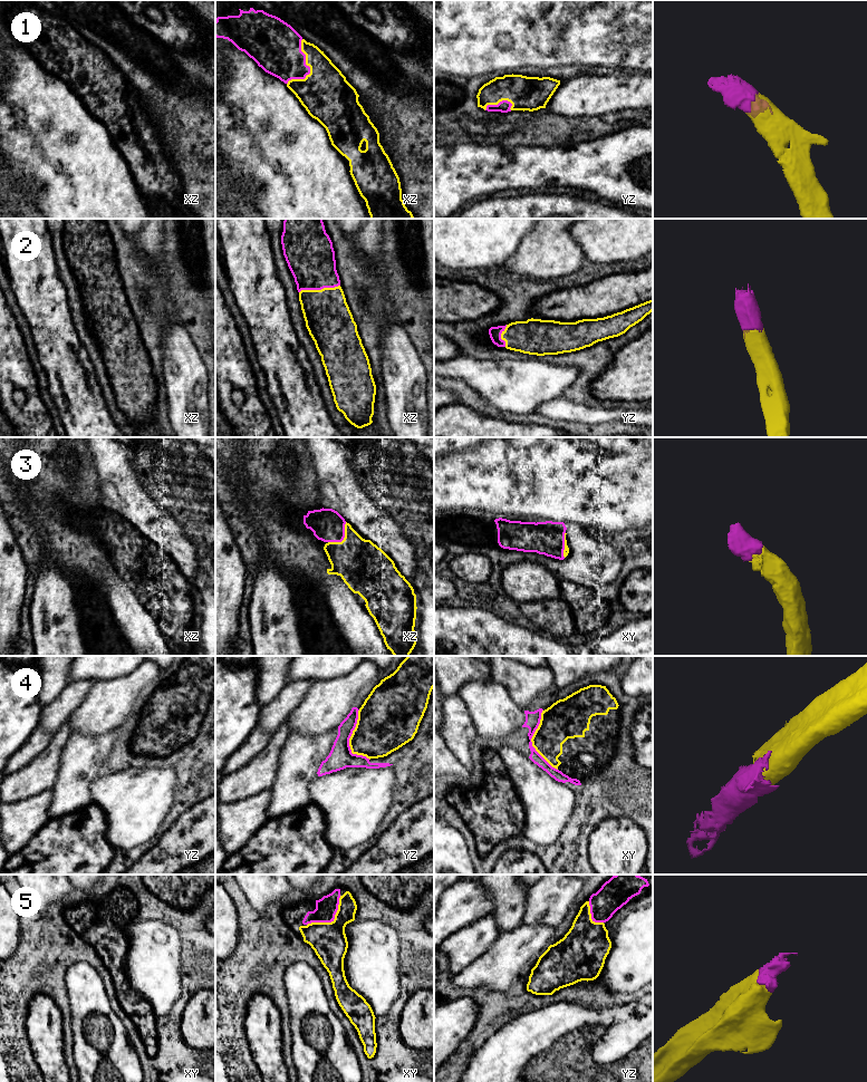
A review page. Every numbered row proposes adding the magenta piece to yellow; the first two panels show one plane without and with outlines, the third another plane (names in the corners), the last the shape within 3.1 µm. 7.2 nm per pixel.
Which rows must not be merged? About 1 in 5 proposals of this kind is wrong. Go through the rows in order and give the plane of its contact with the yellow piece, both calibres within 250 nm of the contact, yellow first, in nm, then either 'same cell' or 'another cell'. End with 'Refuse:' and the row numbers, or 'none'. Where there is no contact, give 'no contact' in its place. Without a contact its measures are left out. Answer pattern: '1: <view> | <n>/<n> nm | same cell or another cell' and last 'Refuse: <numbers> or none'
1: xz | 360/320 nm | same cell
2: xz | 340/340 nm | same cell
3: xz | 360/240 nm | same cell
4: xy | 260/110 nm | same cell
5: xy | 260/160 nm | same cell
Refuse: none

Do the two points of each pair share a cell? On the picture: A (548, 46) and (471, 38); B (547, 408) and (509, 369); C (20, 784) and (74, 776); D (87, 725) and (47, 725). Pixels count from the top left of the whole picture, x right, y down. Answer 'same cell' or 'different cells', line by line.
A: same cell
B: different cells
C: different cells
D: different cells

